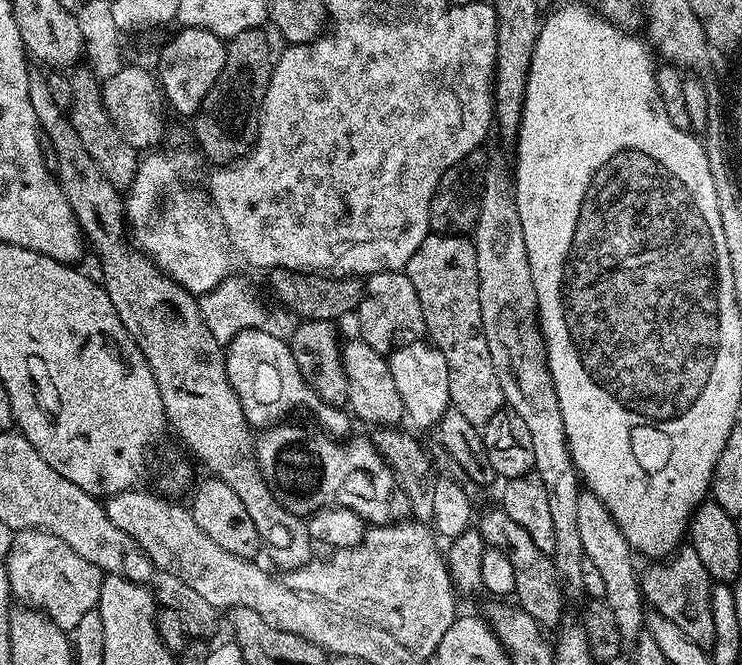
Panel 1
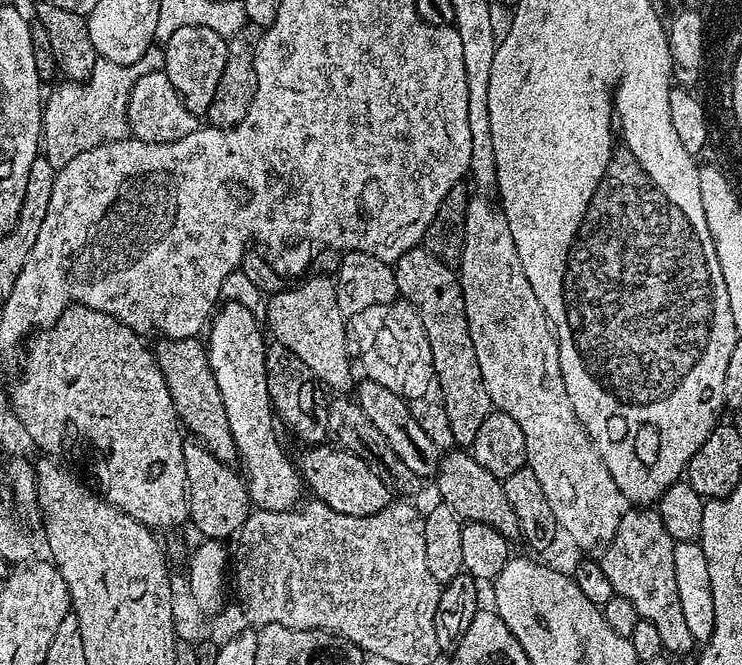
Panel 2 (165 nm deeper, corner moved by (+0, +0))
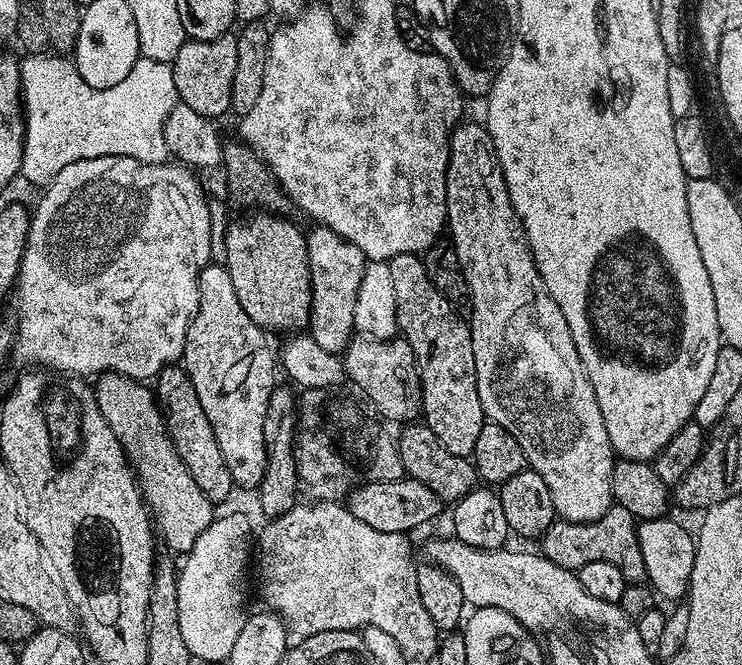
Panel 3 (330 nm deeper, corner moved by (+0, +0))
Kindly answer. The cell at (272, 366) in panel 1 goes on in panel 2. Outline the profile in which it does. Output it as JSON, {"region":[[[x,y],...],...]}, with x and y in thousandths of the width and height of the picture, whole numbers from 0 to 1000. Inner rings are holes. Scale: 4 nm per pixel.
{"region":[[[445,668],[422,669],[402,690],[402,704],[408,726],[423,740],[430,756],[441,759],[453,771],[472,777],[491,777],[508,771],[528,755],[528,741],[509,713],[491,690]]]}

